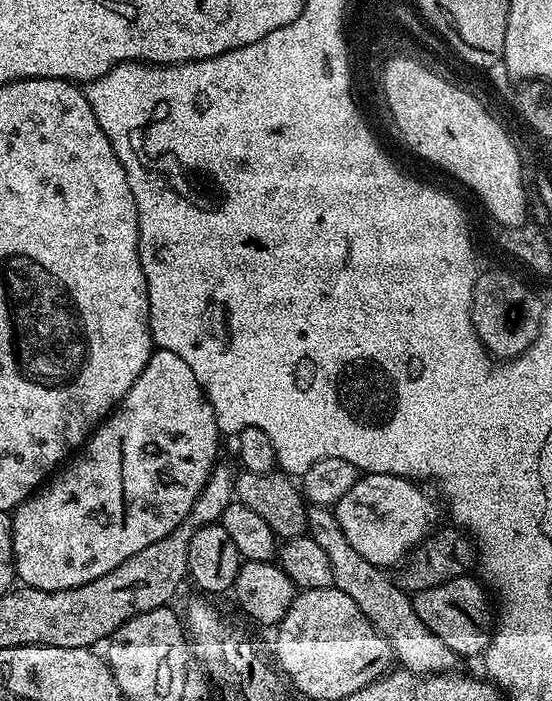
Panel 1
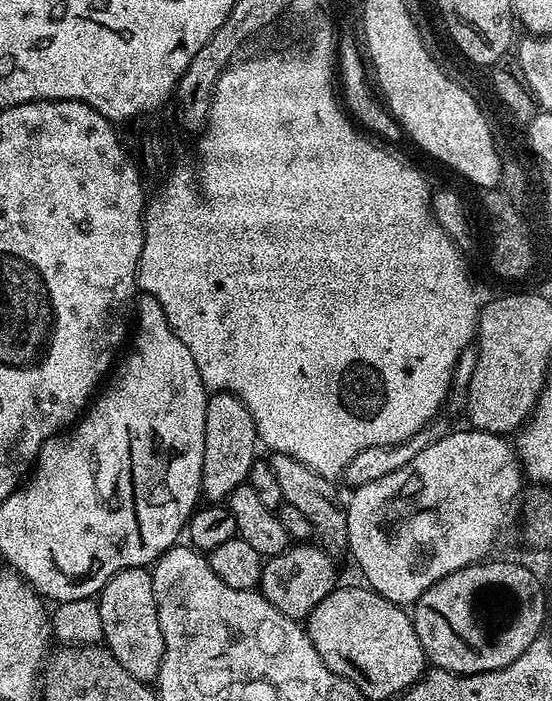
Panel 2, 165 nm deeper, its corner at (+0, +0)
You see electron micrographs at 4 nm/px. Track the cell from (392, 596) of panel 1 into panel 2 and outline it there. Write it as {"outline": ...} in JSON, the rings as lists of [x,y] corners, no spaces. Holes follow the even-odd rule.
{"outline":[[[281,452],[271,457],[274,478],[278,478],[278,487],[284,495],[284,503],[292,504],[312,523],[315,539],[319,547],[329,554],[348,552],[348,513],[345,505],[336,501],[336,484],[327,480],[318,470],[310,470],[310,466],[298,462],[298,458],[290,458]]]}

